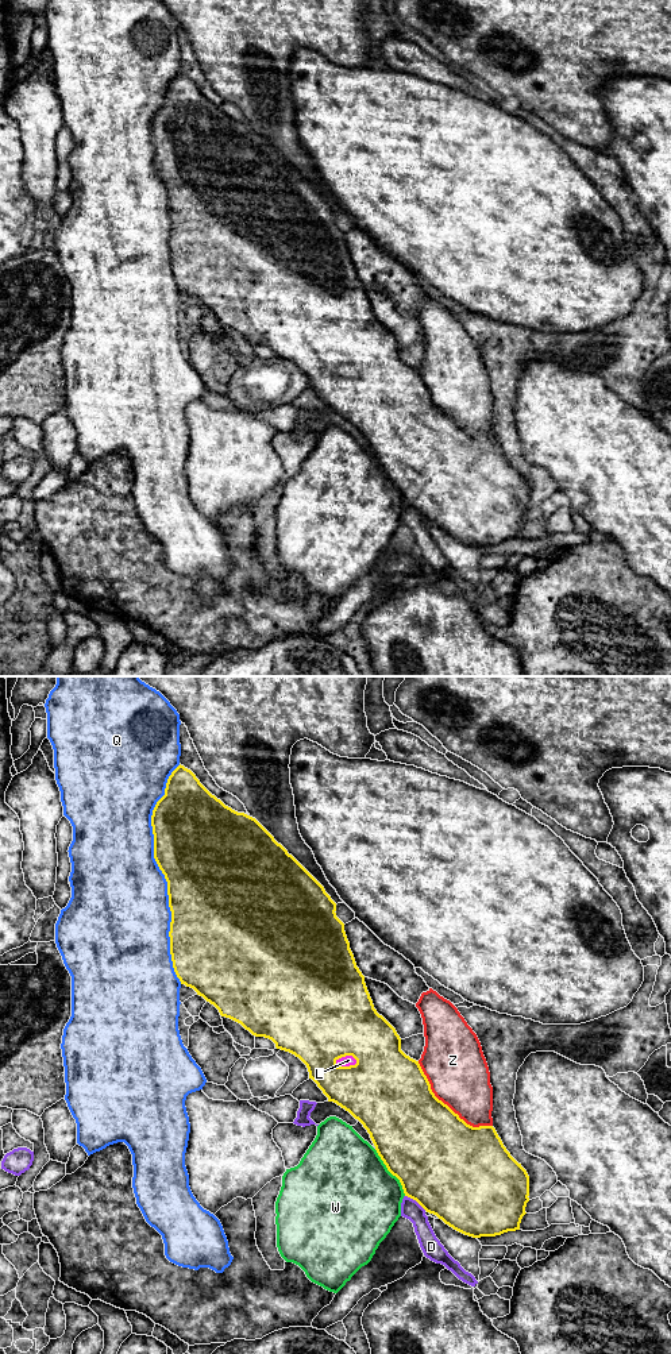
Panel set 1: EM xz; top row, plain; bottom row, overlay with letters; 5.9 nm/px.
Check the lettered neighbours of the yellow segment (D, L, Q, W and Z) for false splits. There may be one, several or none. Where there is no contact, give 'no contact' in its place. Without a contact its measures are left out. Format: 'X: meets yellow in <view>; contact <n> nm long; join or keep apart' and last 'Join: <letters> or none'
D: meets yellow in xz; contact 160 nm long; keep apart
L: meets yellow in xz; contact 140 nm long; join
Q: meets yellow in xz; contact 1300 nm long; keep apart
W: meets yellow in xz; contact 340 nm long; keep apart
Z: meets yellow in xz; contact 600 nm long; keep apart
Join: L

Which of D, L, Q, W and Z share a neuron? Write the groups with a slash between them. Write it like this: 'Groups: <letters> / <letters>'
Groups: D / L / Q / W / Z

